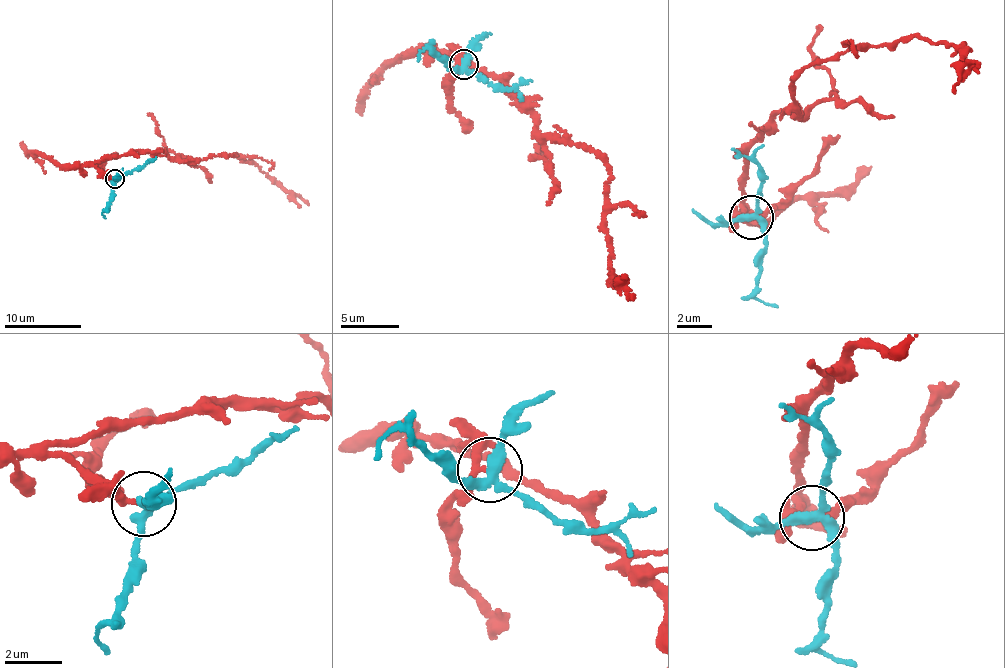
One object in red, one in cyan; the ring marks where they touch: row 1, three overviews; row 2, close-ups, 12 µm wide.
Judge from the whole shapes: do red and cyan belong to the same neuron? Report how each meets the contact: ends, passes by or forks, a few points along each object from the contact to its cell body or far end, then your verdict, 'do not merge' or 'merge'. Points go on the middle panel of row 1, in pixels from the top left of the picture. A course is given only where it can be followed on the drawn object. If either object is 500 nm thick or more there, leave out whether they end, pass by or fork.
red passes by; cyan forks there; red runs (464, 65), (450, 55), (505, 85), (541, 135), (583, 143), (608, 167), (605, 215), (612, 274), (631, 299); cyan runs (464, 65), (504, 88), (531, 81); merge

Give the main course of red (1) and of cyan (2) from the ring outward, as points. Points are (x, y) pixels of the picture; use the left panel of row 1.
1: (115, 178), (93, 164), (132, 150), (162, 151), (177, 161), (230, 154), (255, 164), (308, 205)
2: (115, 178), (156, 157)

